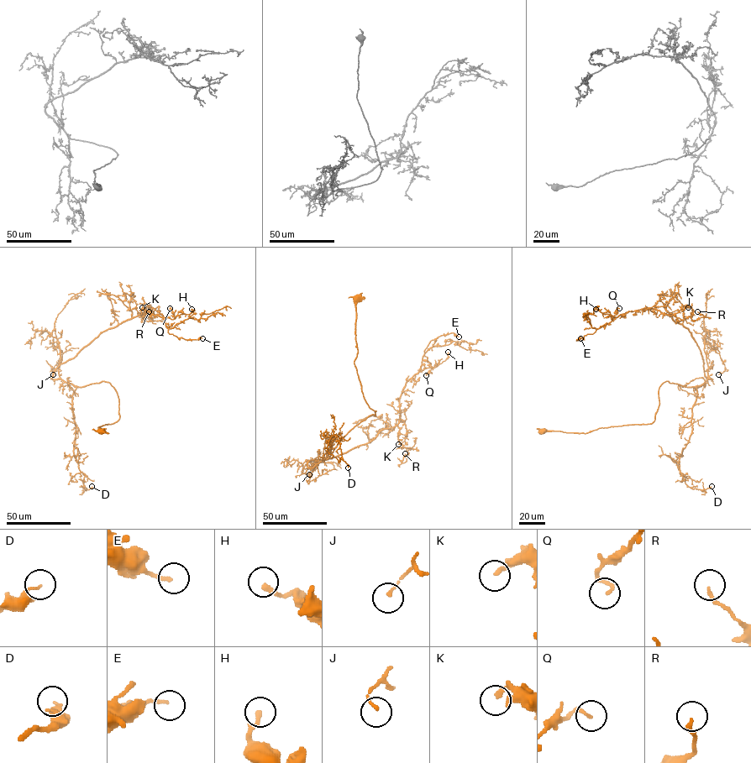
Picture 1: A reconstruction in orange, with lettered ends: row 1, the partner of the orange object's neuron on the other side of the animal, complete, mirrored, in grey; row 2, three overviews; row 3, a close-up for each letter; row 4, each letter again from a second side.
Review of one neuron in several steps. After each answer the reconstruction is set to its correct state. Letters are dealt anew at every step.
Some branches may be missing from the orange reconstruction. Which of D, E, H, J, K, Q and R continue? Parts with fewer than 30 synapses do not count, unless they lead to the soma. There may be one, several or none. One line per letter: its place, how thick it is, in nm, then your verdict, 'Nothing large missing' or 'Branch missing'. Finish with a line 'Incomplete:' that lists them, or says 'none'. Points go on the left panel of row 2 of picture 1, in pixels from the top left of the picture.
D: Place: (91, 486). Thickness 80 nm. Nothing large missing
E: Place: (202, 338). Thickness 140 nm. Nothing large missing
H: Place: (191, 309). Thickness 220 nm. Nothing large missing
J: Place: (53, 374). Thickness 140 nm. Nothing large missing
K: Place: (142, 307). Thickness 200 nm. Nothing large missing
Q: Place: (170, 308). Thickness 140 nm. Nothing large missing
R: Place: (149, 311). Thickness 180 nm. Nothing large missing
Incomplete: none

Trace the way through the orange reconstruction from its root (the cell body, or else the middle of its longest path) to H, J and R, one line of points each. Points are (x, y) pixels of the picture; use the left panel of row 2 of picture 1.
H: (102, 431), (119, 417), (115, 389), (76, 387), (53, 372), (143, 308), (171, 319), (191, 309)
J: (102, 431), (98, 426), (119, 417), (115, 389), (103, 381), (76, 387), (63, 380), (61, 350), (53, 374)
R: (102, 431), (119, 417), (115, 389), (76, 387), (53, 372), (103, 331), (141, 314), (151, 320), (149, 311)

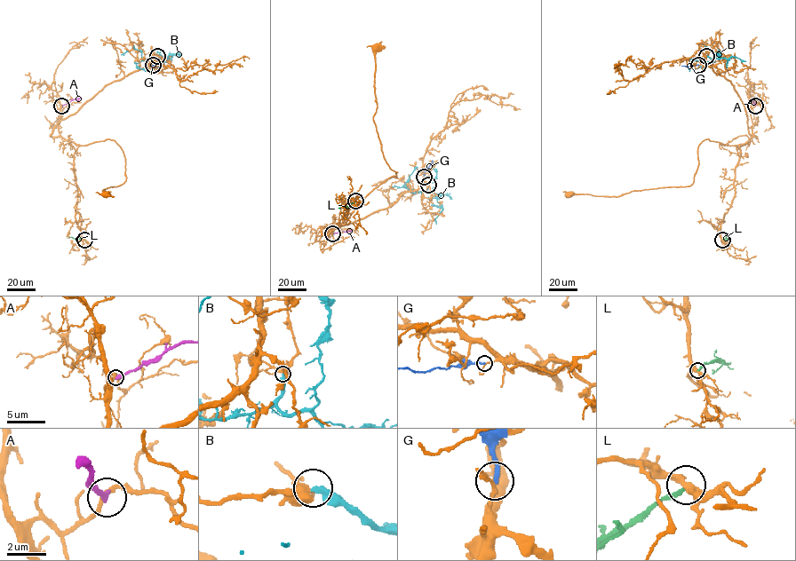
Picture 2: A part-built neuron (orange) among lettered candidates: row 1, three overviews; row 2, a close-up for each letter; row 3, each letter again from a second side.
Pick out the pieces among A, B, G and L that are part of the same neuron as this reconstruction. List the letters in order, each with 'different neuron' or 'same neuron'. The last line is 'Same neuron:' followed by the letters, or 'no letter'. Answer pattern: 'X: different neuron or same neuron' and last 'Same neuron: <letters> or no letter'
A: different neuron
B: different neuron
G: different neuron
L: different neuron
Same neuron: no letter

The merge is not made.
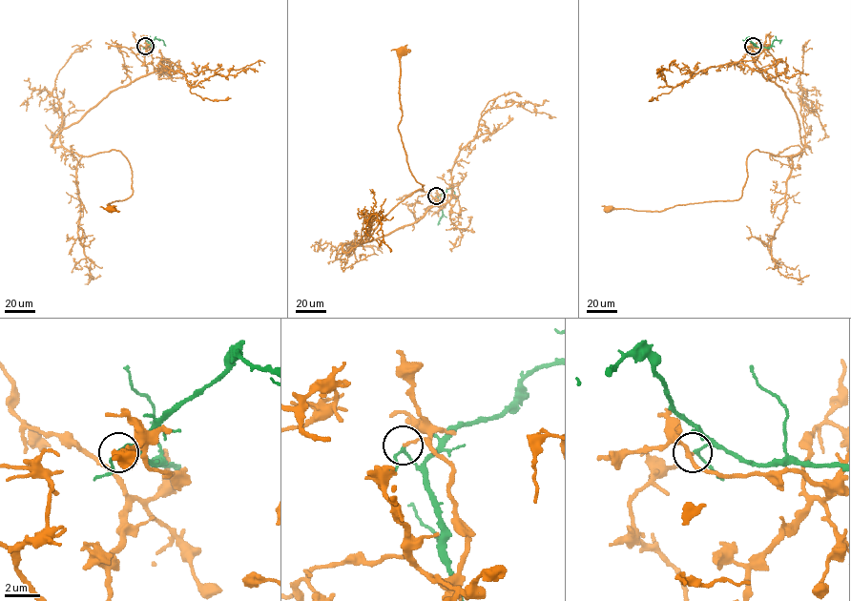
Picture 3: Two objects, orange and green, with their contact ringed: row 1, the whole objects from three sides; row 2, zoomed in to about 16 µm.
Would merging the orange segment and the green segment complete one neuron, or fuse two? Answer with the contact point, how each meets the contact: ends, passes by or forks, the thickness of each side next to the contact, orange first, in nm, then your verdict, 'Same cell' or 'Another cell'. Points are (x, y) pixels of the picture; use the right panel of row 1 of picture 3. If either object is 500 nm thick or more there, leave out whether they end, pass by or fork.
Place: (753, 46). At the ring orange ends. At the ring green passes by. Thickness 140 nm (orange) against 120 nm. Another cell

